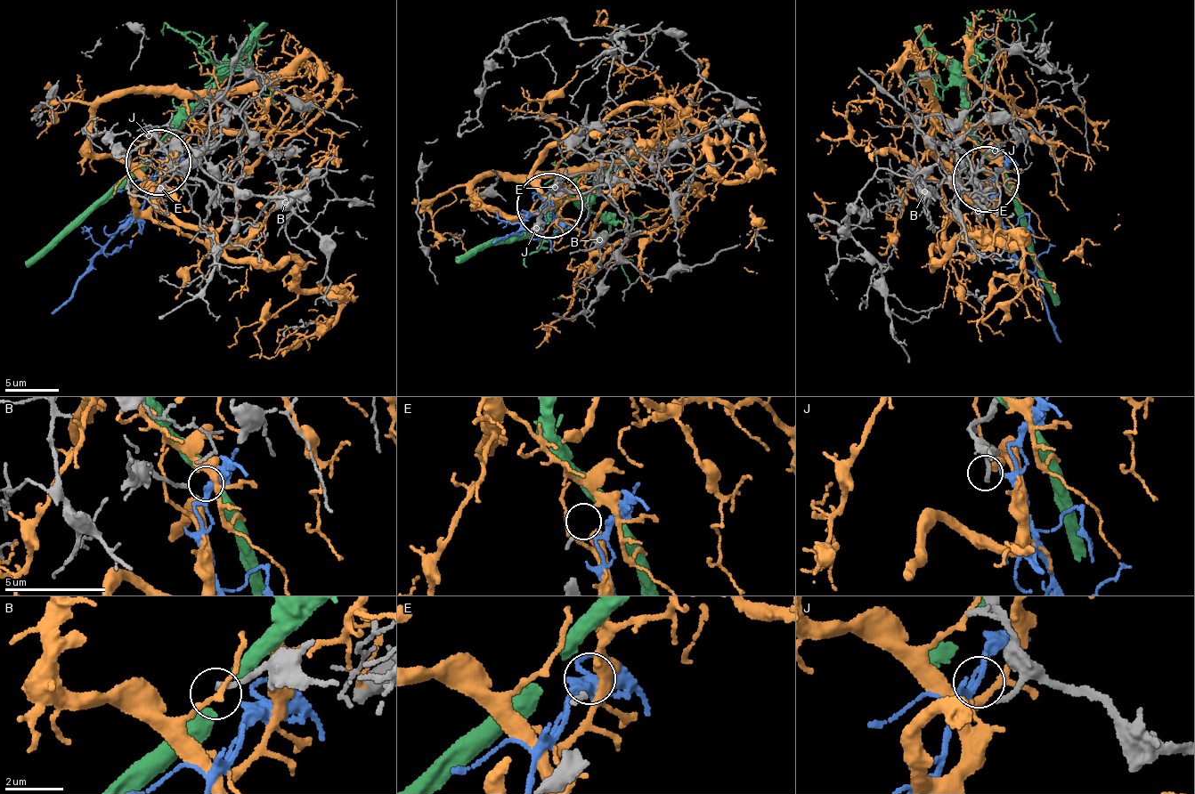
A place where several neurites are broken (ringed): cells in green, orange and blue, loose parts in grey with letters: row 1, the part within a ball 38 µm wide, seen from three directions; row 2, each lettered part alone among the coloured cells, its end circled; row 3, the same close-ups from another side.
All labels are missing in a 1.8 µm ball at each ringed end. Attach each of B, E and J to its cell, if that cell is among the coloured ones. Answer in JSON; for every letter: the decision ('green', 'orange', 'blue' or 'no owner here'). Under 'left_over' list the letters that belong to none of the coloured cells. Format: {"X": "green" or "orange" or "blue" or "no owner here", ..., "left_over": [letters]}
{"B": "no owner here", "E": "orange", "J": "blue", "left_over": ["B"]}

